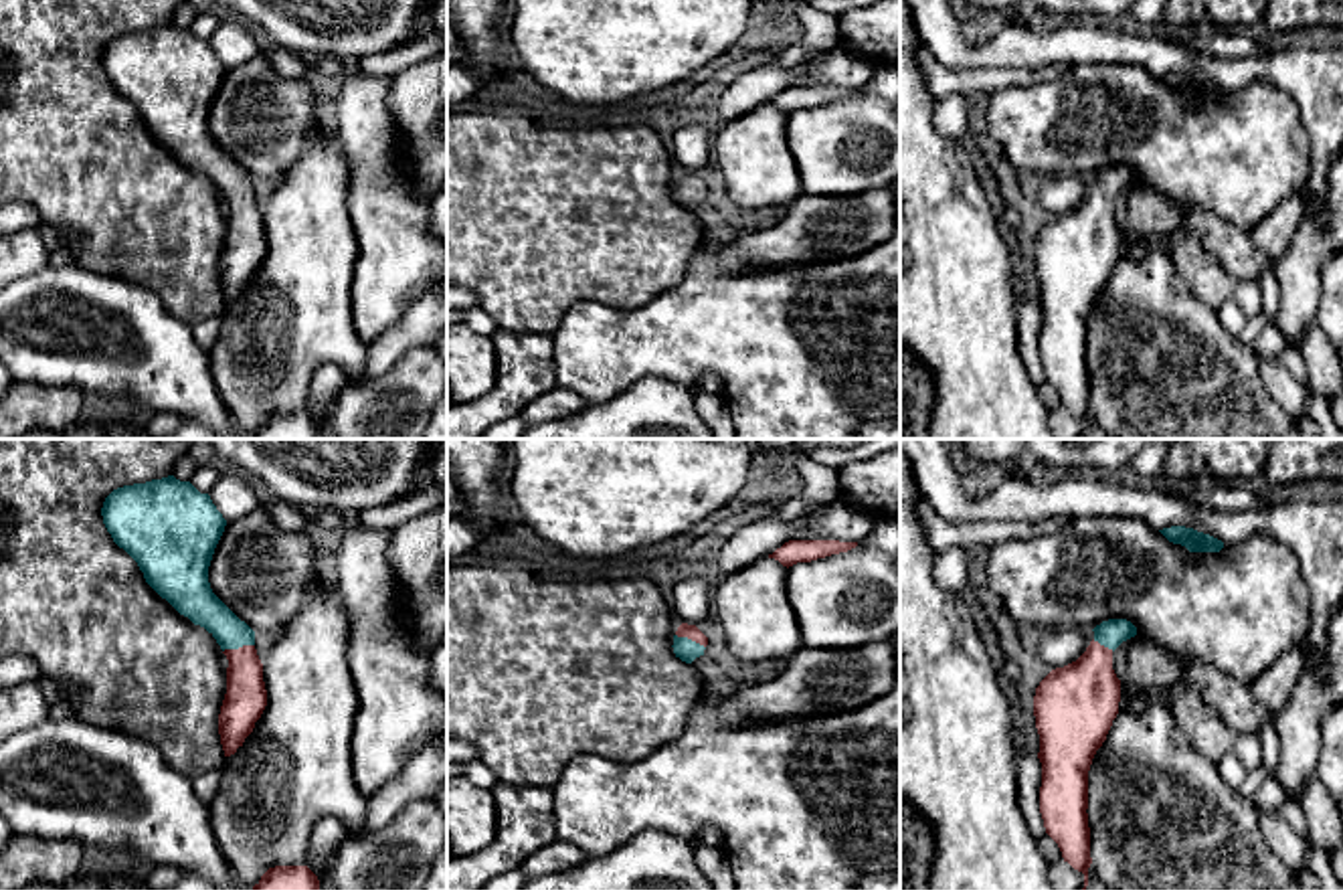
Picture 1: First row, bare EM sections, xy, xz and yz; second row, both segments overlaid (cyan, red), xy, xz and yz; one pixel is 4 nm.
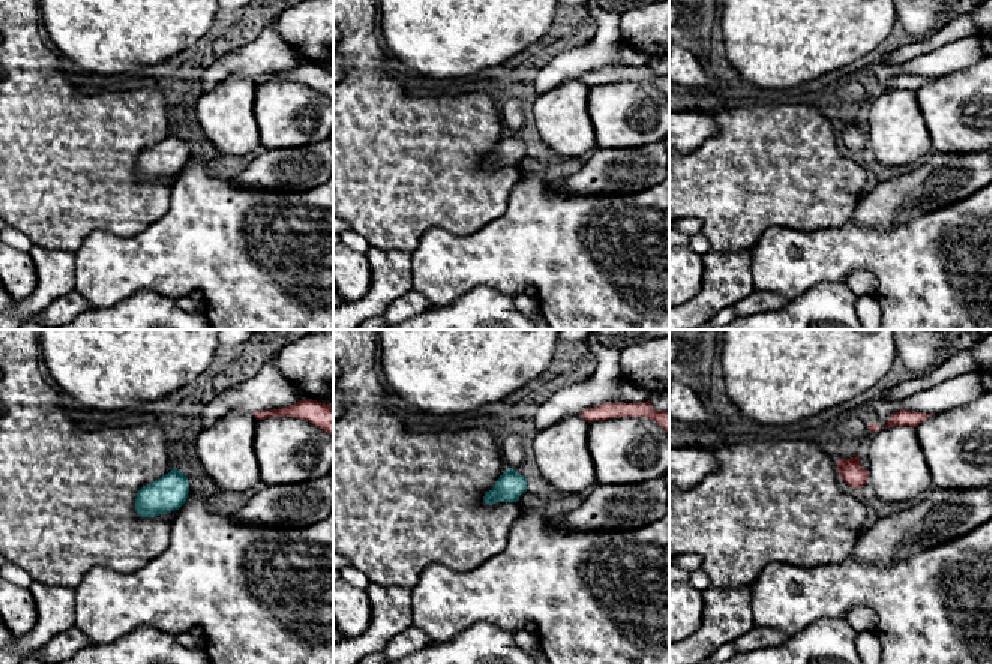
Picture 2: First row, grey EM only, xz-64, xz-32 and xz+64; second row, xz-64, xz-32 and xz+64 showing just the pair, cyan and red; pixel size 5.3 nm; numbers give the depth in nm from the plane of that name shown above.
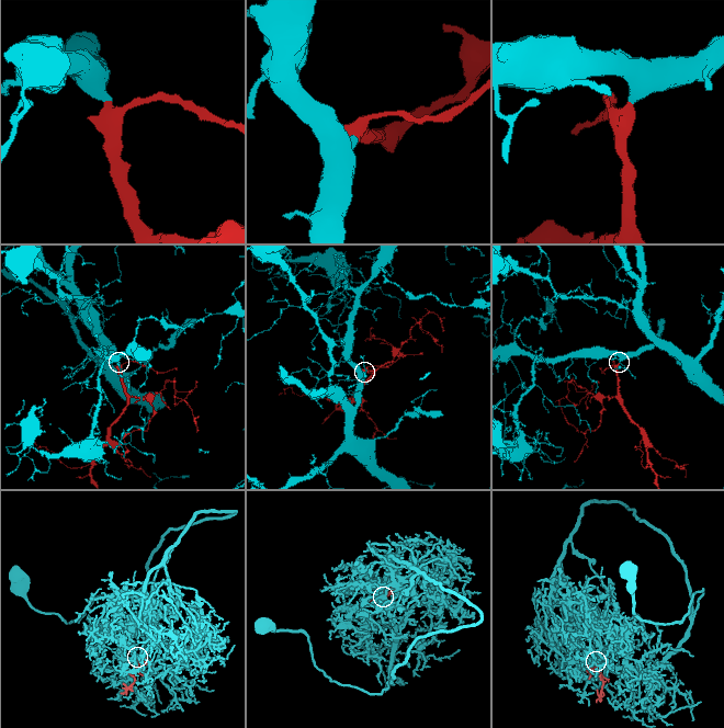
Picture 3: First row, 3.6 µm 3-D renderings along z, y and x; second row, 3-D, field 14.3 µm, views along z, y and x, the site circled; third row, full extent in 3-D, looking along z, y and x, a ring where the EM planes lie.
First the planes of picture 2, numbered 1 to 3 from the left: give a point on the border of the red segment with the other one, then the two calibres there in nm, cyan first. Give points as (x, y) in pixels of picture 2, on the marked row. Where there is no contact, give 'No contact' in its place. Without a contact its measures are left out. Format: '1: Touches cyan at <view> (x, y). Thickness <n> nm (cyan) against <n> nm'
1: No contact
2: No contact
3: No contact

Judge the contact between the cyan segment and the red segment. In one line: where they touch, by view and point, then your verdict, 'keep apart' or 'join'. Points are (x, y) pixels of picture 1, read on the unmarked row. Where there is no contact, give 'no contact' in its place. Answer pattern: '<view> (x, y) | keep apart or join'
xy (237, 195) | join

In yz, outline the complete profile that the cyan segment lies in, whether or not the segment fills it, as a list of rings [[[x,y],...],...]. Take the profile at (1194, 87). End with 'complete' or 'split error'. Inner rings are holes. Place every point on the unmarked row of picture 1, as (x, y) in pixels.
[[[1185,73],[1159,77],[1169,89],[1185,93],[1189,99],[1220,99],[1224,89]]] | complete

